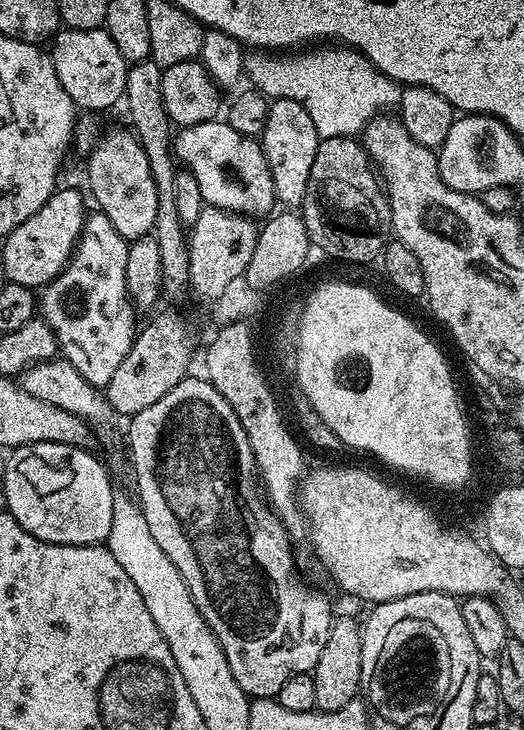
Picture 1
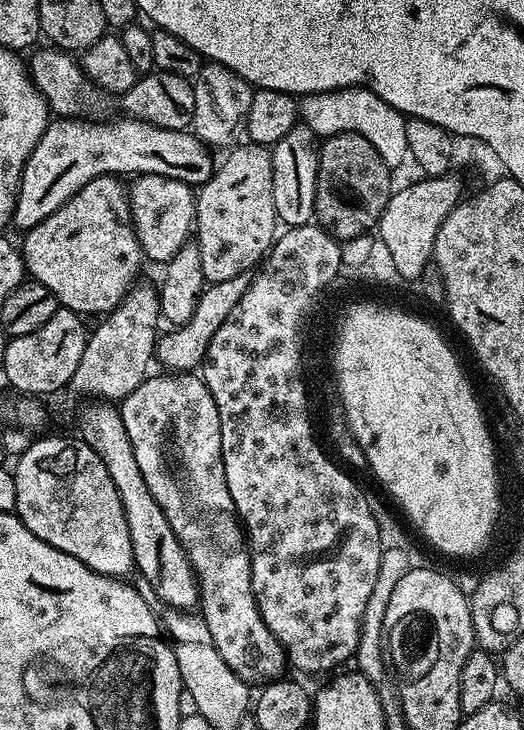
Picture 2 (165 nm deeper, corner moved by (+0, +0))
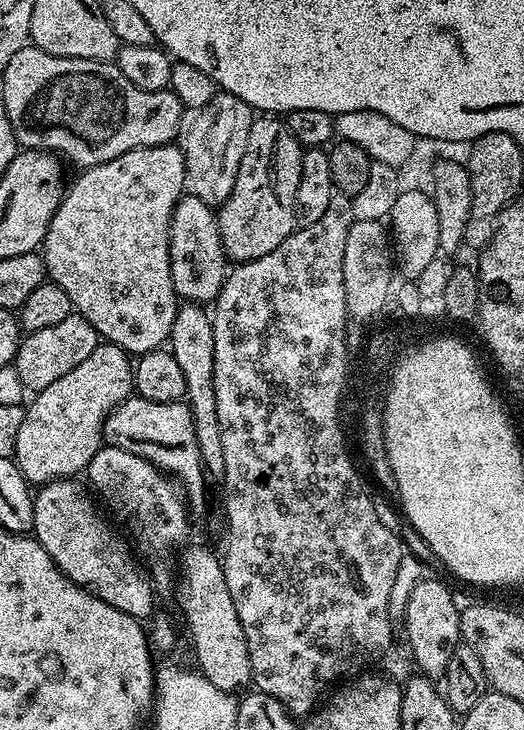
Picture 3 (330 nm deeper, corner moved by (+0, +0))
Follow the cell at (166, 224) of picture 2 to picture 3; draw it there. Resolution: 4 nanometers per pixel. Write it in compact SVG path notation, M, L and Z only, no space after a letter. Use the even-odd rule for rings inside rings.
M187 194L177 200L176 209L172 212L172 225L168 227L168 253L170 278L174 282L177 297L184 302L215 301L230 268L226 263L220 222L213 205Z

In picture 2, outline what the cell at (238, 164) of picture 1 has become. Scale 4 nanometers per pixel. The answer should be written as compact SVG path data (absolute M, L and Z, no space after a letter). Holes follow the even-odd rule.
M56 118L49 123L42 138L38 138L38 146L34 146L30 158L26 158L16 209L12 212L13 225L17 224L20 230L38 226L38 222L50 218L54 210L78 194L86 182L99 176L128 178L136 173L158 174L193 186L205 184L212 177L213 153L191 131L166 130L131 118L116 119Z

